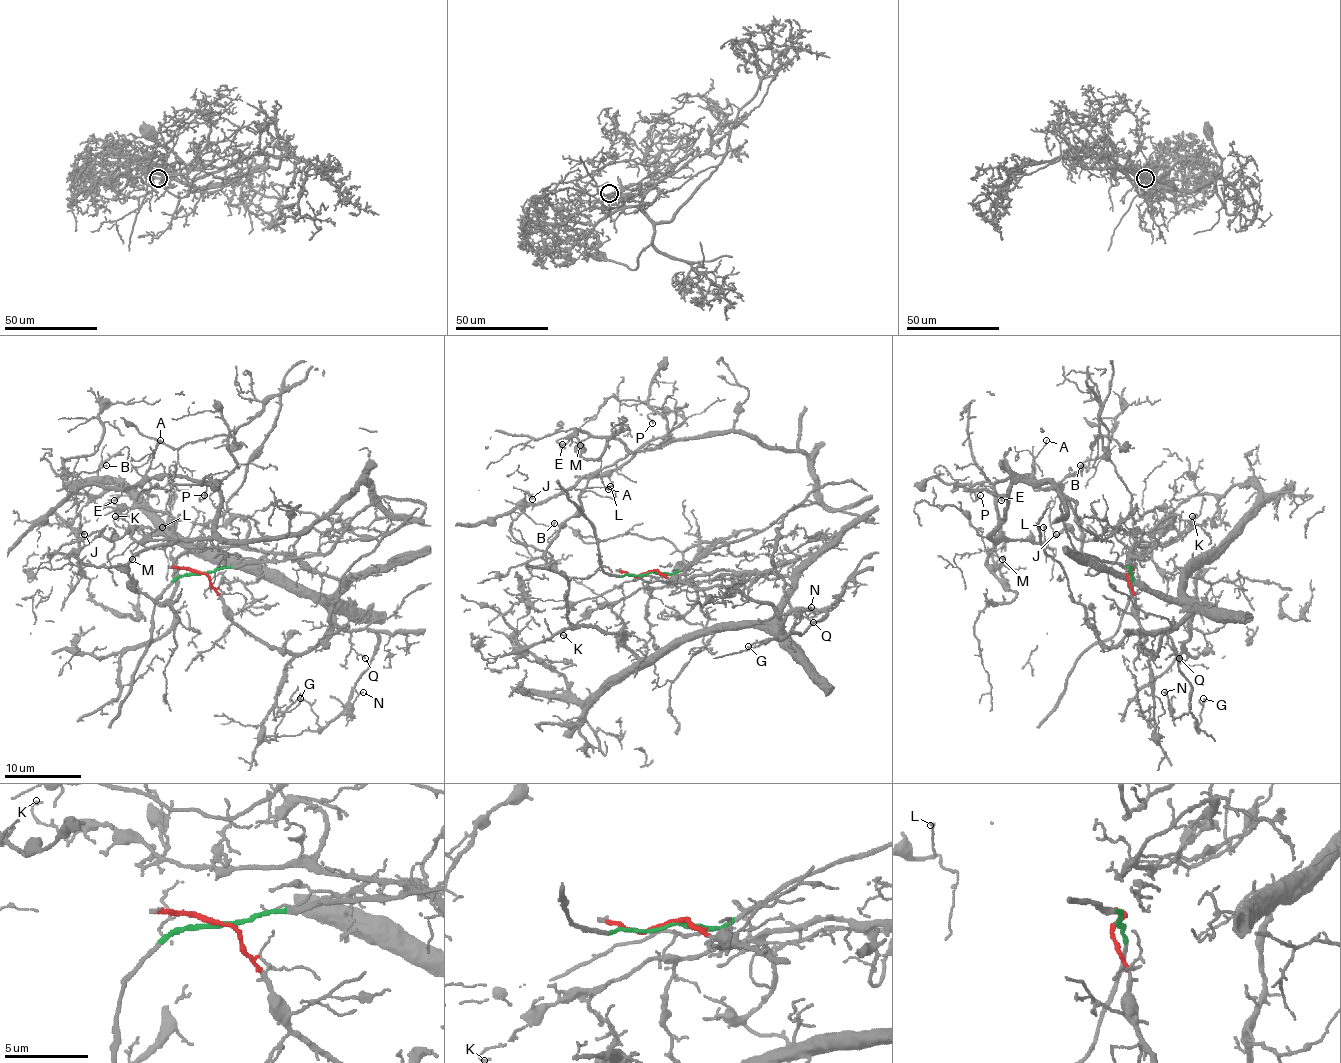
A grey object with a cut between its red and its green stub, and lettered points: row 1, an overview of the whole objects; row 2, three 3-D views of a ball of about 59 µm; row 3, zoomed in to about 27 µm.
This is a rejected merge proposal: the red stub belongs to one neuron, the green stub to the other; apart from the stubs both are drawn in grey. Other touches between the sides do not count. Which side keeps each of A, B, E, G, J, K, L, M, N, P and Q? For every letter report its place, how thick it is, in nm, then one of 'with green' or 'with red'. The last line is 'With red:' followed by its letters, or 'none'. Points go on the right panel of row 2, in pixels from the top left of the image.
A: at (1046, 440); 100 nm thick; with green
B: at (1080, 465); 150 nm thick; with green
E: at (1001, 500); 120 nm thick; with green
G: at (1203, 698); 110 nm thick; with red
J: at (1056, 534); 150 nm thick; with green
K: at (1192, 516); 150 nm thick; with red
L: at (1043, 527); 120 nm thick; with green
M: at (1002, 559); 130 nm thick; with green
N: at (1164, 692); 100 nm thick; with red
P: at (980, 495); 110 nm thick; with green
Q: at (1179, 658); 100 nm thick; with red
With red: G, K, N, Q

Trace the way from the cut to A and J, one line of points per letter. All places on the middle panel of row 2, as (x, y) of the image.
A: (649, 572), (678, 572), (819, 503), (817, 474), (805, 455), (726, 431), (649, 439), (595, 476), (608, 489)
J: (649, 572), (678, 572), (819, 503), (811, 460), (732, 431), (659, 437), (543, 501), (523, 493), (533, 499)

